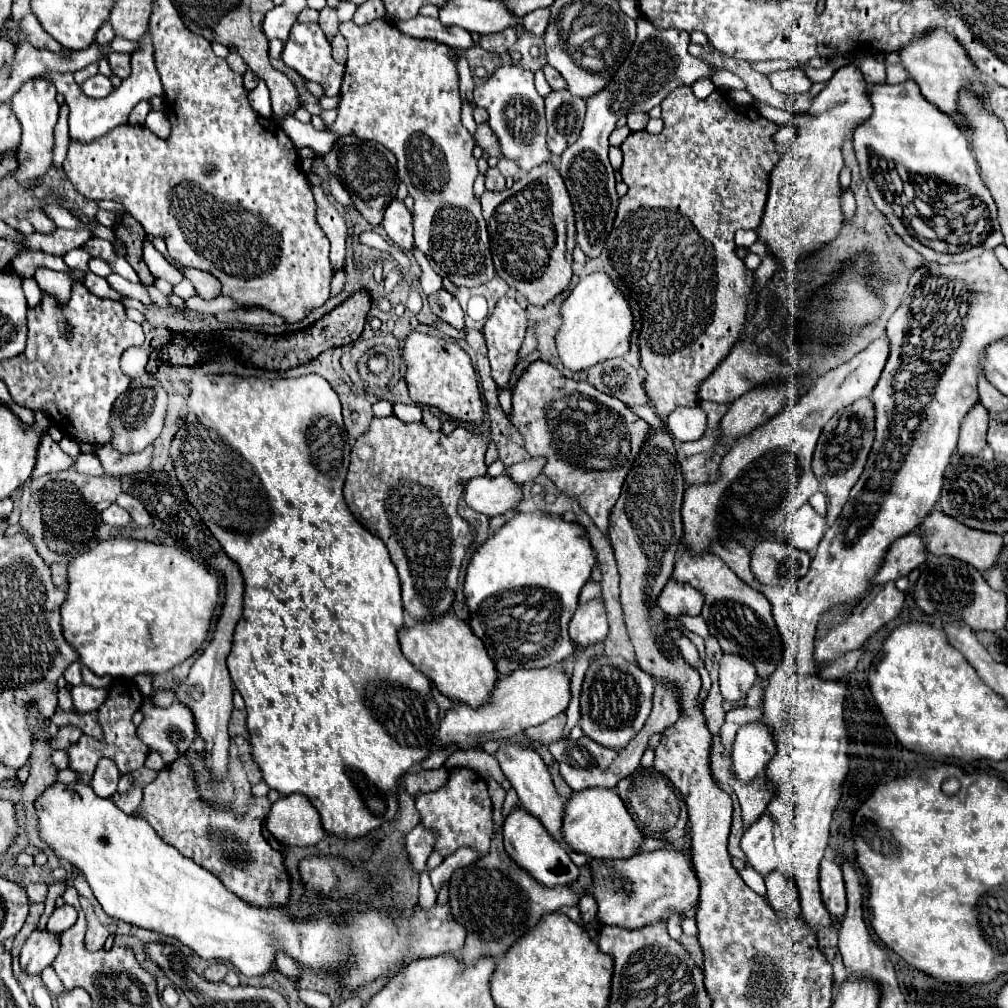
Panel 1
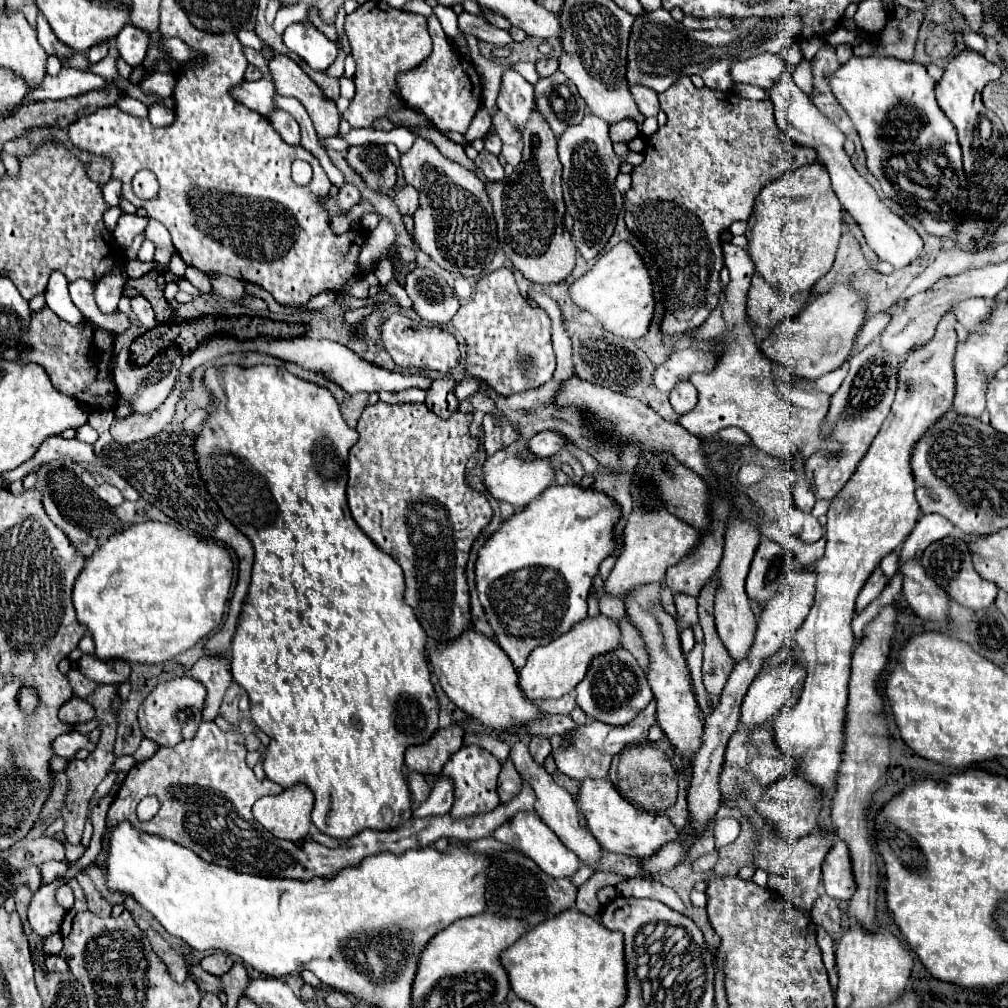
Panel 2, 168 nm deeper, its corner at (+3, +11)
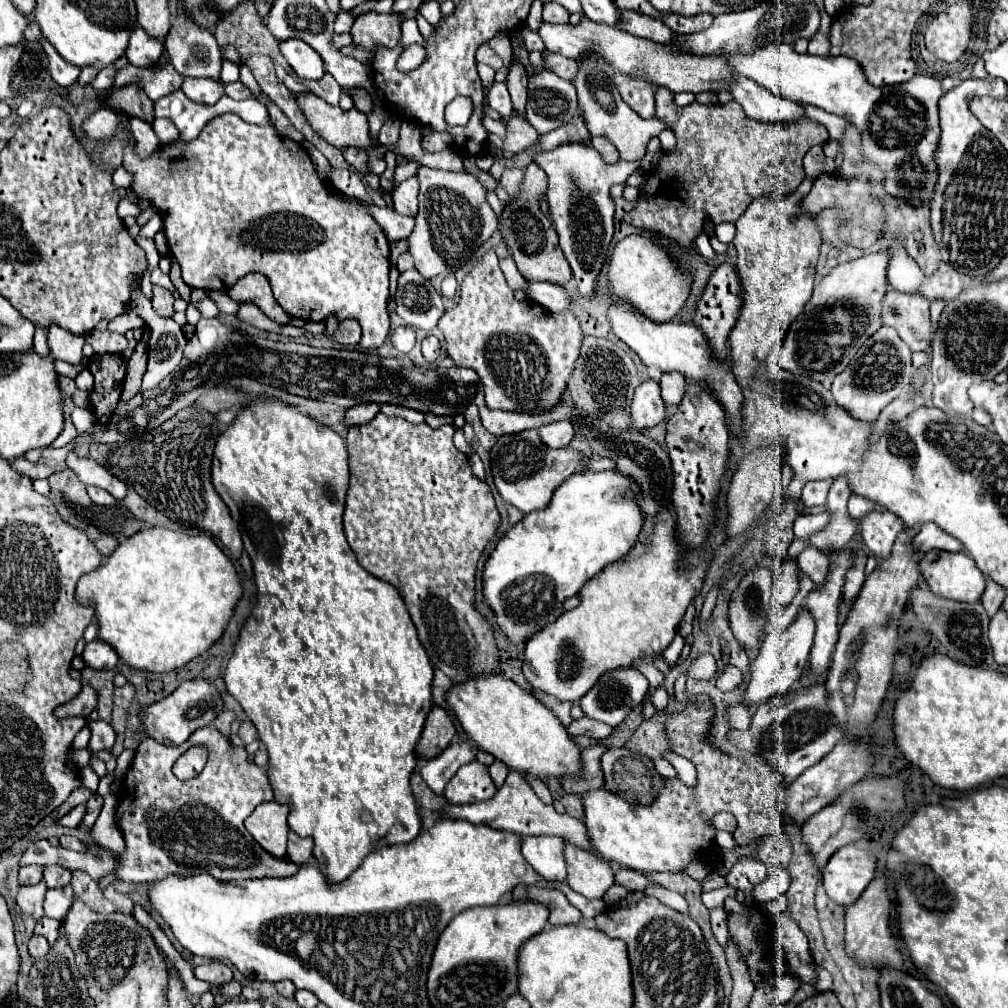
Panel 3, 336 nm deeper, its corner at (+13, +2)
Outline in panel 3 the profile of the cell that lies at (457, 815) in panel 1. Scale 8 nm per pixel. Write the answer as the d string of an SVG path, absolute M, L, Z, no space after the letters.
M480 762L460 766L444 788L450 804L474 804L488 800L496 794L496 786L488 774L488 768Z

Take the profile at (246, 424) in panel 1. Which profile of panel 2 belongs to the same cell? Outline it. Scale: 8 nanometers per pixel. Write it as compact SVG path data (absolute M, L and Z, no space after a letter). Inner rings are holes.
M226 365L226 375L218 369L206 369L202 377L204 387L212 393L214 409L210 411L208 419L200 425L196 439L194 439L194 453L198 461L200 479L206 485L206 491L218 503L224 517L242 531L252 547L254 547L254 567L252 567L252 583L242 605L242 613L238 619L238 627L232 639L232 677L238 685L242 685L250 697L250 719L270 735L270 745L262 755L262 765L268 779L276 781L282 787L292 787L294 783L306 783L316 801L314 801L314 815L312 823L326 835L334 839L350 839L352 835L360 833L362 829L392 829L400 827L402 823L410 821L410 791L406 779L402 775L404 765L404 751L410 745L426 743L438 731L438 701L430 681L430 669L426 663L426 633L420 627L418 619L414 617L412 609L404 603L404 577L400 565L388 557L352 519L346 503L346 479L348 479L348 451L358 441L354 429L346 425L342 419L340 407L330 393L330 389L300 379L292 375L284 367L272 365L256 365L242 369L238 365ZM382 807L390 807L394 815L394 825L386 823L382 817Z

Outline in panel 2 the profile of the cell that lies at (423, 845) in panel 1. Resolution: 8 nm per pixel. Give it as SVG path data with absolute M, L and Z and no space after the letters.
M444 779L444 783L440 783L440 787L432 789L430 797L422 803L422 805L416 805L412 809L412 819L418 819L418 817L440 817L440 815L446 815L452 807L452 801L454 801L454 795L452 795L452 783L448 783L448 779Z

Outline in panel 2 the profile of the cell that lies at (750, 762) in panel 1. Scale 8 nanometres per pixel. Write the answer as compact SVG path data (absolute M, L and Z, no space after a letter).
M788 661L766 673L760 673L748 687L748 693L742 701L740 727L744 727L746 731L752 731L752 729L758 729L764 723L772 721L774 717L778 717L778 713L782 713L784 707L788 707L793 700L799 699L802 683L804 683L804 673L800 671L800 667L792 667L792 663L788 663Z

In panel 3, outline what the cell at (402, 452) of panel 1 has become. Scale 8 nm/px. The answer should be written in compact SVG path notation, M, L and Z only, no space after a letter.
M382 412L364 426L350 426L346 436L350 488L344 532L360 566L372 576L392 584L402 596L432 666L462 684L478 676L500 674L500 652L494 642L494 632L486 618L474 608L474 598L476 564L502 518L488 484L472 474L468 458L456 450L452 436L452 426L434 430L426 422L414 426L398 416L384 416Z

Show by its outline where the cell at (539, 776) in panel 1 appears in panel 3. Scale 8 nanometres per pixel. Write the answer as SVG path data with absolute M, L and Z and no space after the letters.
M566 844L564 856L568 866L568 884L584 898L602 898L606 890L614 884L614 870L602 858L590 856L590 852L582 852L572 844Z

